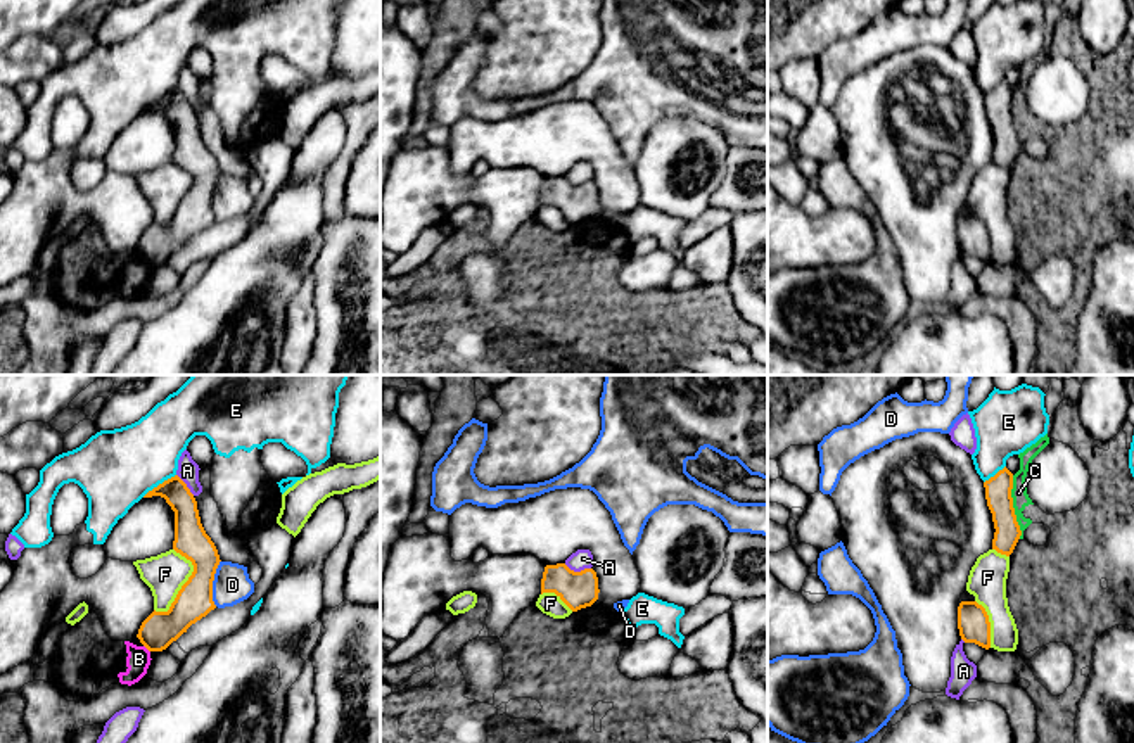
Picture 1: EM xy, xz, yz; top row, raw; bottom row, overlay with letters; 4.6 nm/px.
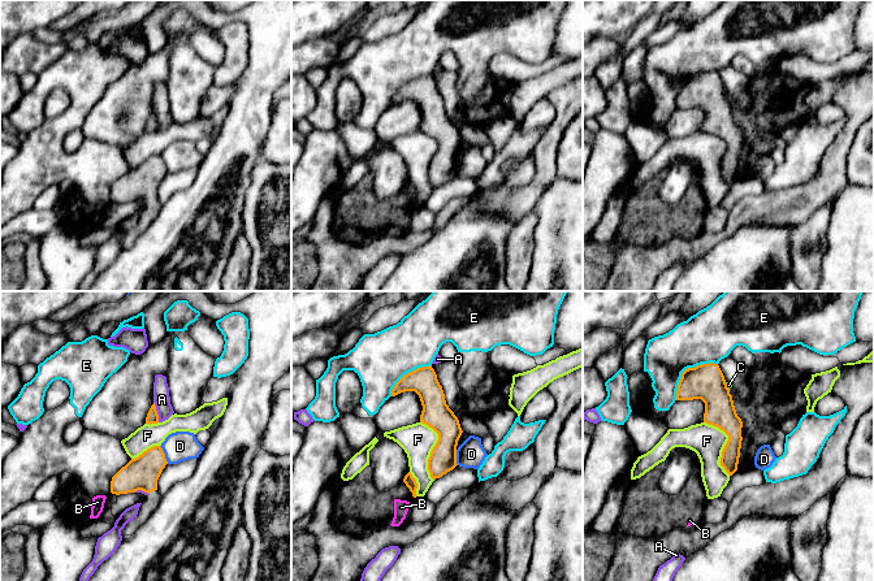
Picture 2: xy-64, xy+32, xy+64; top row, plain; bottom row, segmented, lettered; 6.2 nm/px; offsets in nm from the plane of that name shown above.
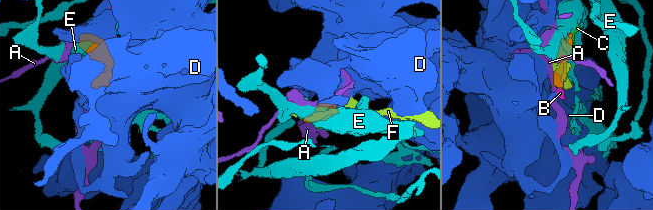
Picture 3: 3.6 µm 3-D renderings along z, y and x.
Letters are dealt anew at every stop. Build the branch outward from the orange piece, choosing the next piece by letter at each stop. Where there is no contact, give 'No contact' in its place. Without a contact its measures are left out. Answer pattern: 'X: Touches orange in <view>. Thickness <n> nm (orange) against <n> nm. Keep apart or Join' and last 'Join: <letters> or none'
A: Touches orange in xz. Thickness 180 nm (orange) against 90 nm. Keep apart
B: Touches orange in xy. Thickness 170 nm (orange) against 110 nm. Keep apart
C: Touches orange in yz. Thickness 130 nm (orange) against 80 nm. Keep apart
D: Touches orange in xy. Thickness 170 nm (orange) against 170 nm. Keep apart
E: Touches orange in xy. Thickness 130 nm (orange) against 360 nm. Keep apart
F: Touches orange in xy. Thickness 170 nm (orange) against 190 nm. Keep apart
Join: none

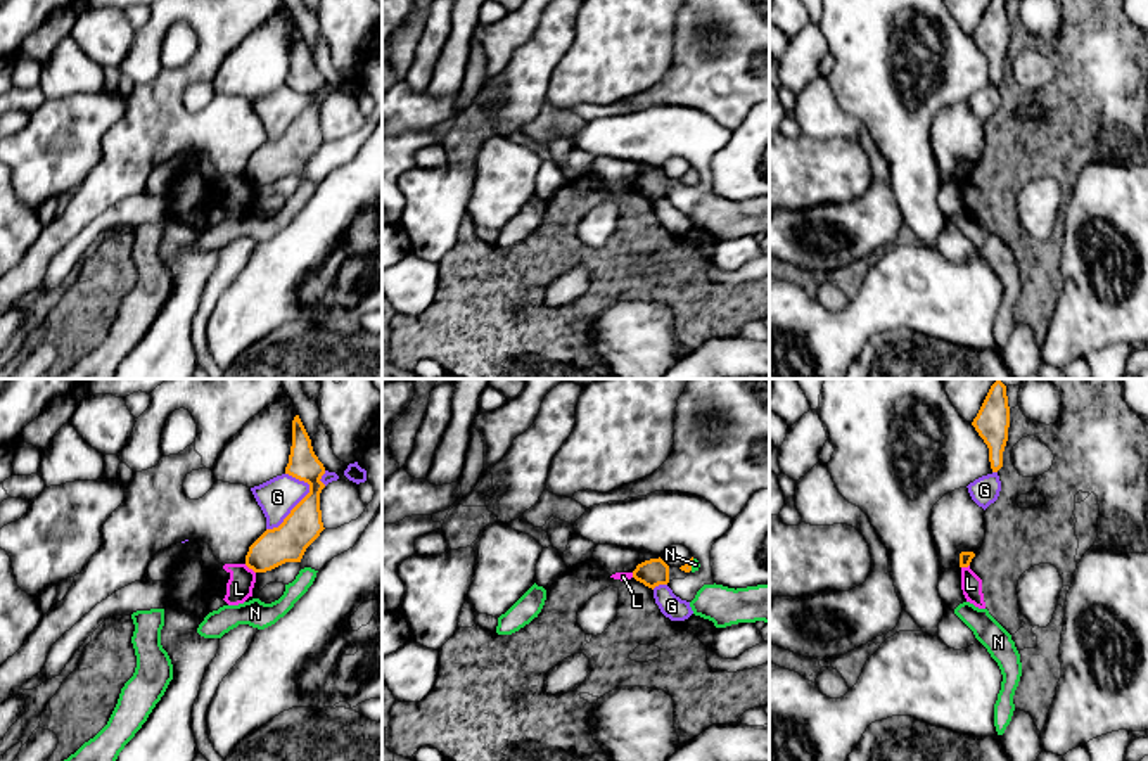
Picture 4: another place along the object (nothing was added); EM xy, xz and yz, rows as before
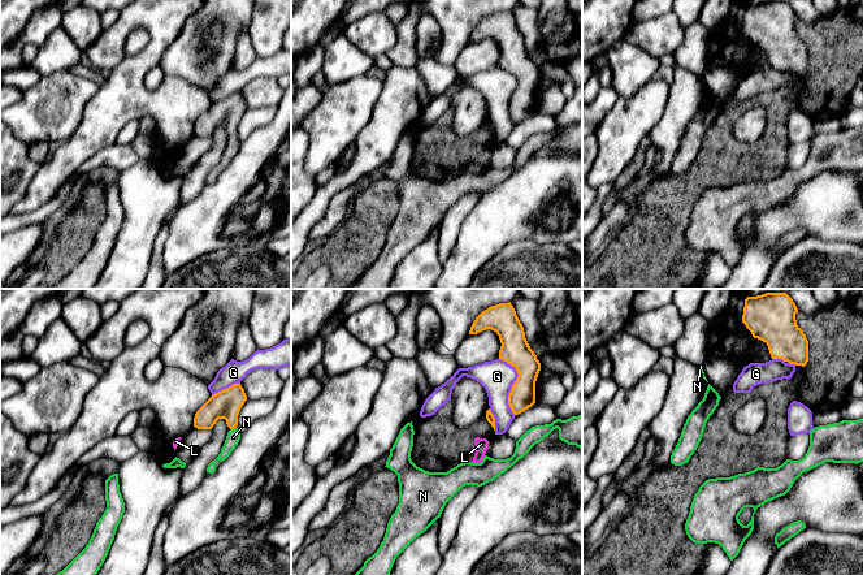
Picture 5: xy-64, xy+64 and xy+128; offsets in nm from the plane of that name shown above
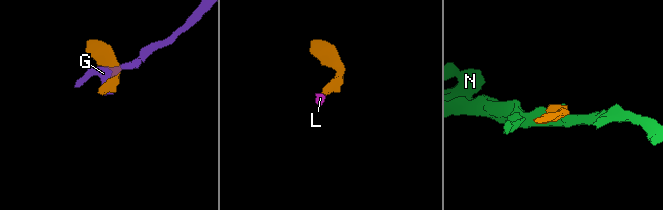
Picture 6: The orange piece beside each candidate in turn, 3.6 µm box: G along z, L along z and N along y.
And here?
G: Touches orange in xy. Thickness 180 nm (orange) against 180 nm. Keep apart
L: Touches orange in xy. Thickness 180 nm (orange) against 120 nm. Keep apart
N: Touches orange in xz. Thickness 50 nm (orange) against 40 nm. Join
Join: N

